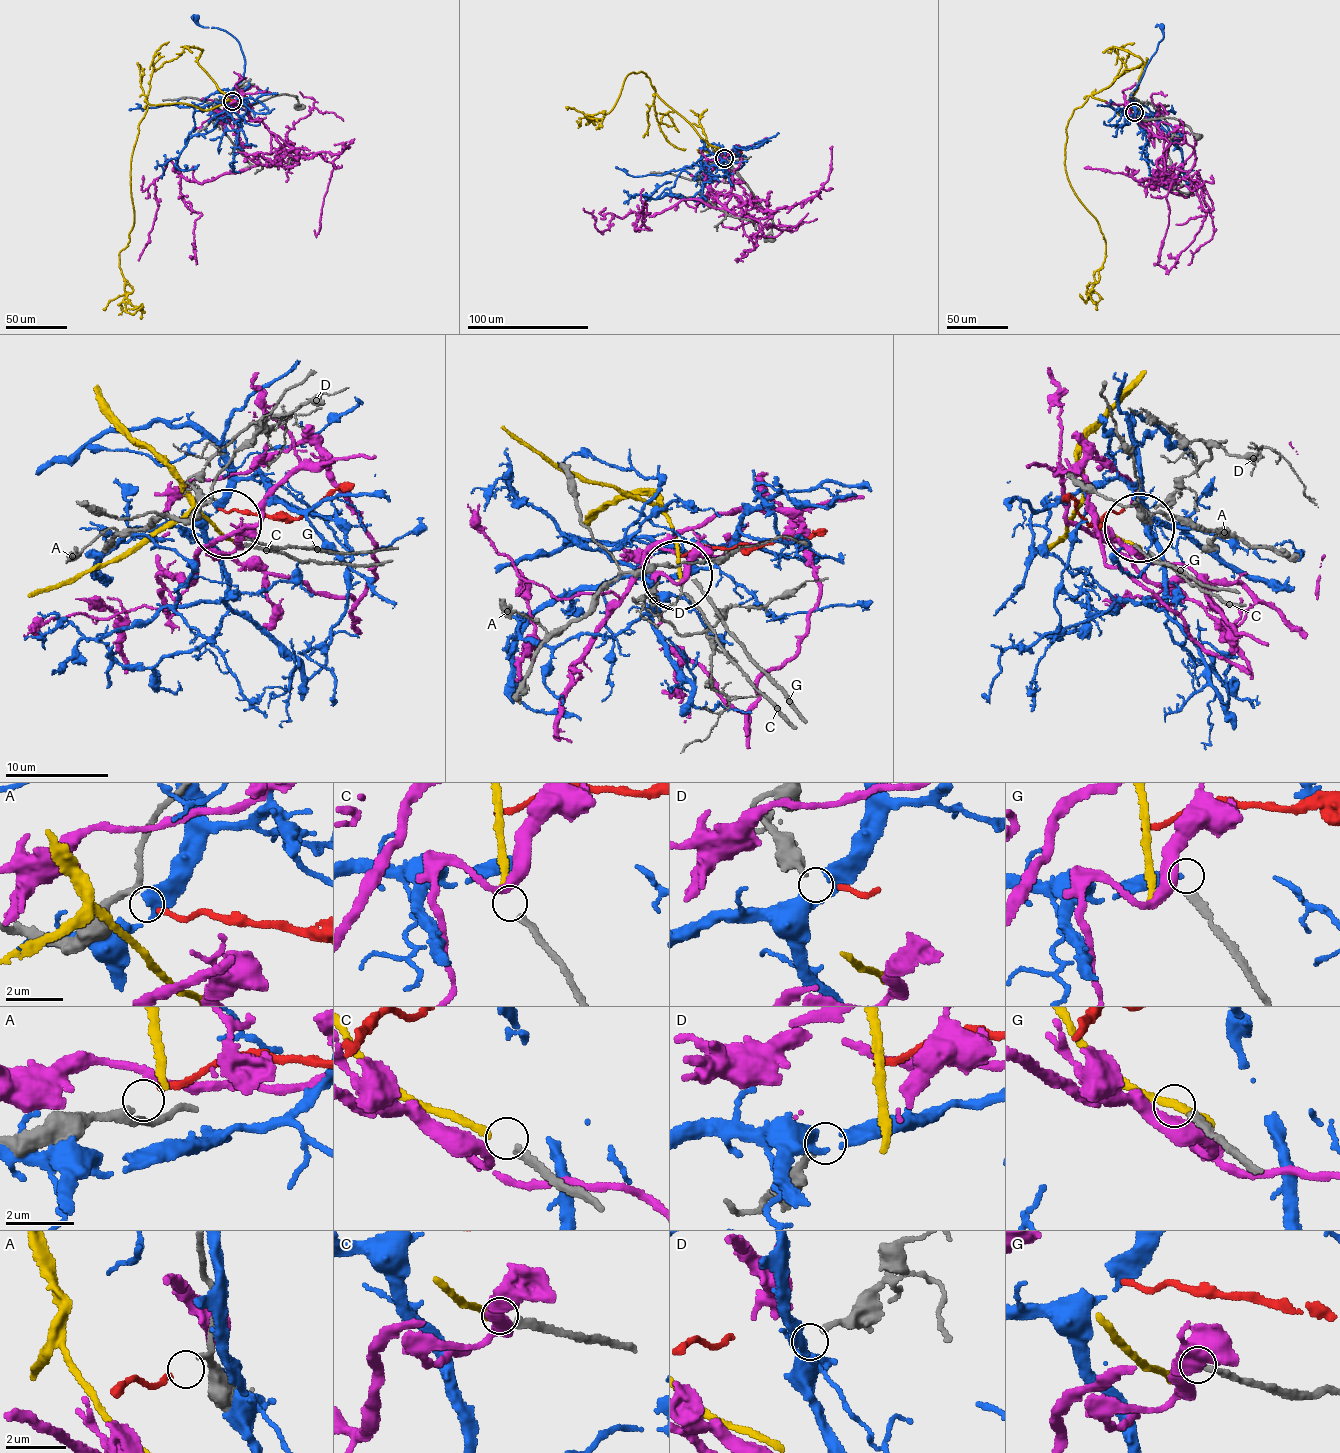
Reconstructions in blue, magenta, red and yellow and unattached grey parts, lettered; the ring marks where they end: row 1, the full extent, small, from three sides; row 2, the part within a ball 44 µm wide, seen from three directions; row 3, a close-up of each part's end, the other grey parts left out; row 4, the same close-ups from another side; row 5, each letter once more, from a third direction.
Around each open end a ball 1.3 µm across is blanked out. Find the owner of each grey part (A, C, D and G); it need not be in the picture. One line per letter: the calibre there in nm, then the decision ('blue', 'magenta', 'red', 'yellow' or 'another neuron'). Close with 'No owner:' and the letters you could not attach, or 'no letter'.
A: calibre 200 nm; red
C: calibre 240 nm; yellow
D: calibre 220 nm; blue
G: calibre 200 nm; another neuron
No owner: G

